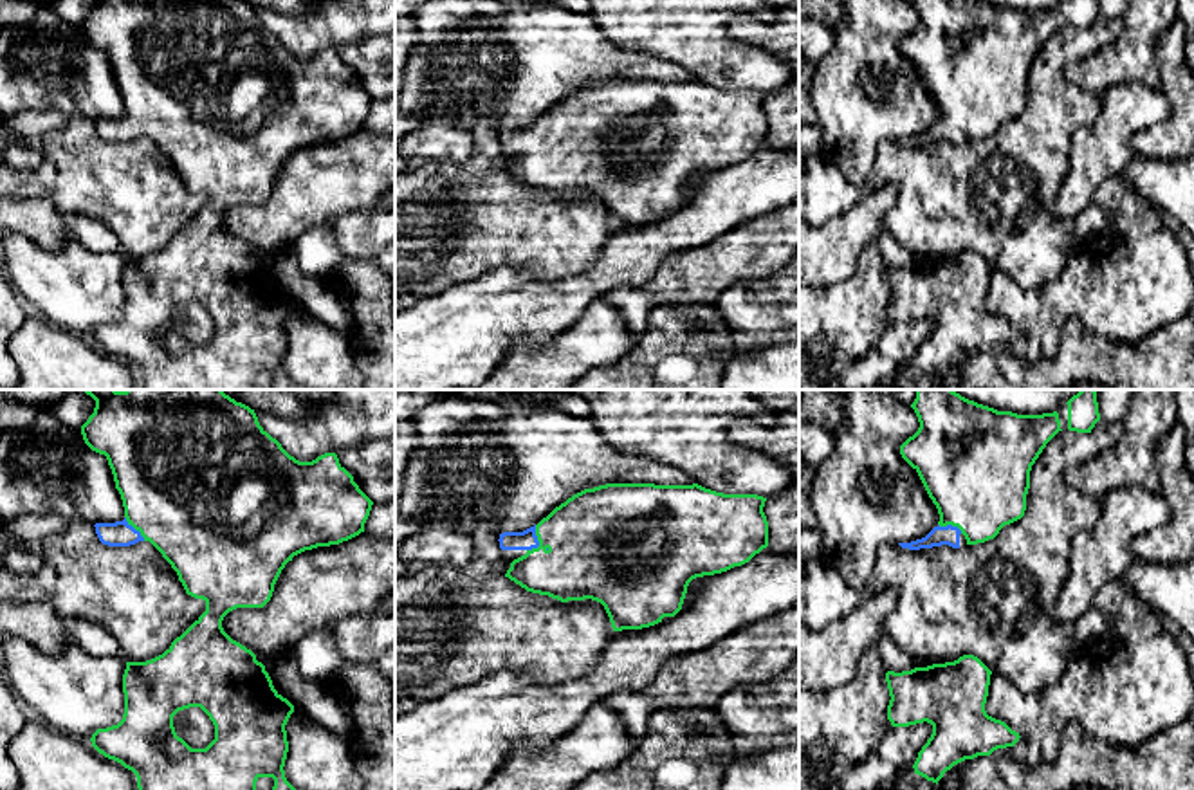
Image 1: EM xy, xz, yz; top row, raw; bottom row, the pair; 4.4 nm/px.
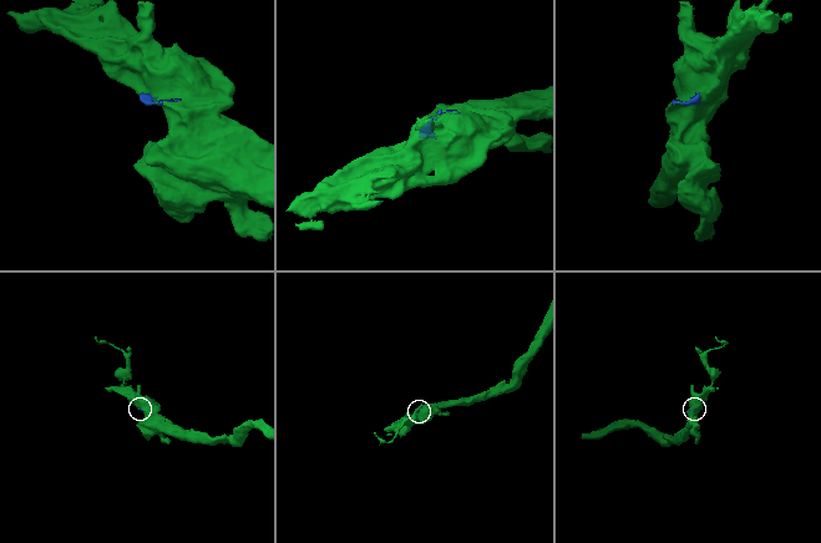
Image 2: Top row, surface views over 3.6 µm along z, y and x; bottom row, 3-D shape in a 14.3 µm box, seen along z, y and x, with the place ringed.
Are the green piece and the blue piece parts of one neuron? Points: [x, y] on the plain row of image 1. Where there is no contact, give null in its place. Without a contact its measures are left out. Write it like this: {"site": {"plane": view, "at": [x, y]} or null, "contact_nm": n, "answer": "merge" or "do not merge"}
{"site": {"plane": "xz", "at": [538, 136]}, "contact_nm": 130, "answer": "merge"}

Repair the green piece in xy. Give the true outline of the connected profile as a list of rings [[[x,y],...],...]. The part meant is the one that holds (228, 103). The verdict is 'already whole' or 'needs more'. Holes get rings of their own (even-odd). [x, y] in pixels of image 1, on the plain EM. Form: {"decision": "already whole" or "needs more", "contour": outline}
{"decision": "needs more", "contour": [[[96,0],[81,31],[92,47],[106,52],[124,103],[123,117],[94,121],[99,137],[108,142],[150,137],[177,168],[186,189],[206,198],[206,207],[162,251],[126,258],[123,316],[97,325],[92,343],[132,366],[139,390],[258,390],[260,373],[274,375],[271,390],[299,390],[283,366],[289,348],[285,321],[294,301],[274,285],[256,251],[224,227],[222,216],[236,204],[263,204],[294,152],[364,128],[373,97],[335,49],[312,58],[296,56],[245,0]],[[189,303],[200,303],[215,321],[215,335],[206,344],[191,344],[175,328],[173,312]]]}

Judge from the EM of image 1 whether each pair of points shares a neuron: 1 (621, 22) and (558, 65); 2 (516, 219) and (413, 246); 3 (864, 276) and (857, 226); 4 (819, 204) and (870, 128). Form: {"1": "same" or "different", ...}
{"1": "different", "2": "same", "3": "different", "4": "different"}

